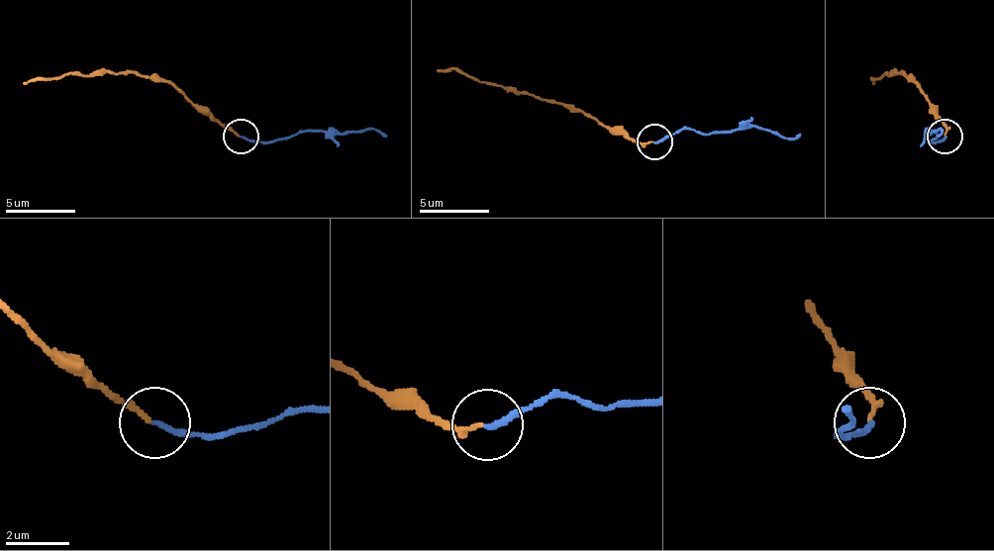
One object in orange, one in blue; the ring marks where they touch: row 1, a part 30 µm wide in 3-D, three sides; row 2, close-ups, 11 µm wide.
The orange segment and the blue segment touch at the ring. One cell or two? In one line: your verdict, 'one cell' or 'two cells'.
two cells

